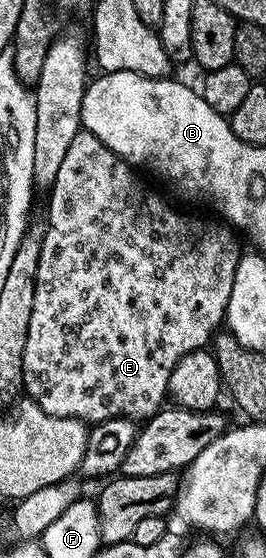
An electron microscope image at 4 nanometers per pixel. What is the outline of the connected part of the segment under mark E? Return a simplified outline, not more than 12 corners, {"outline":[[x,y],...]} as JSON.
{"outline":[[93,133],[49,189],[45,413],[146,421],[241,248]]}

